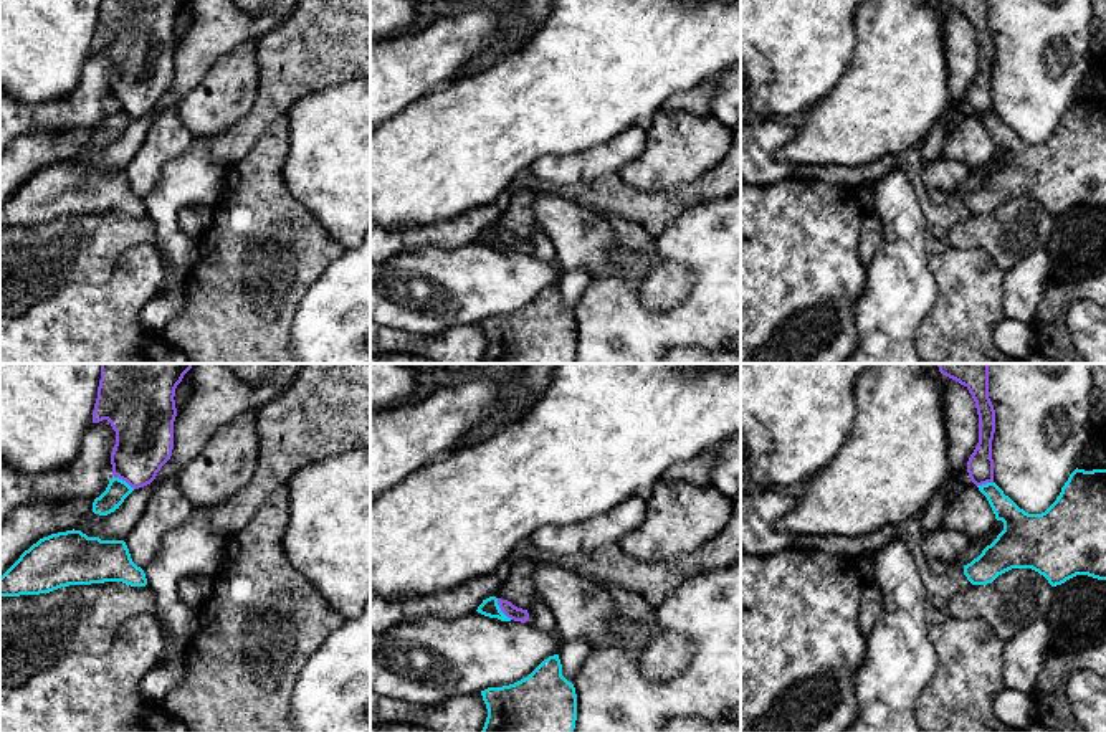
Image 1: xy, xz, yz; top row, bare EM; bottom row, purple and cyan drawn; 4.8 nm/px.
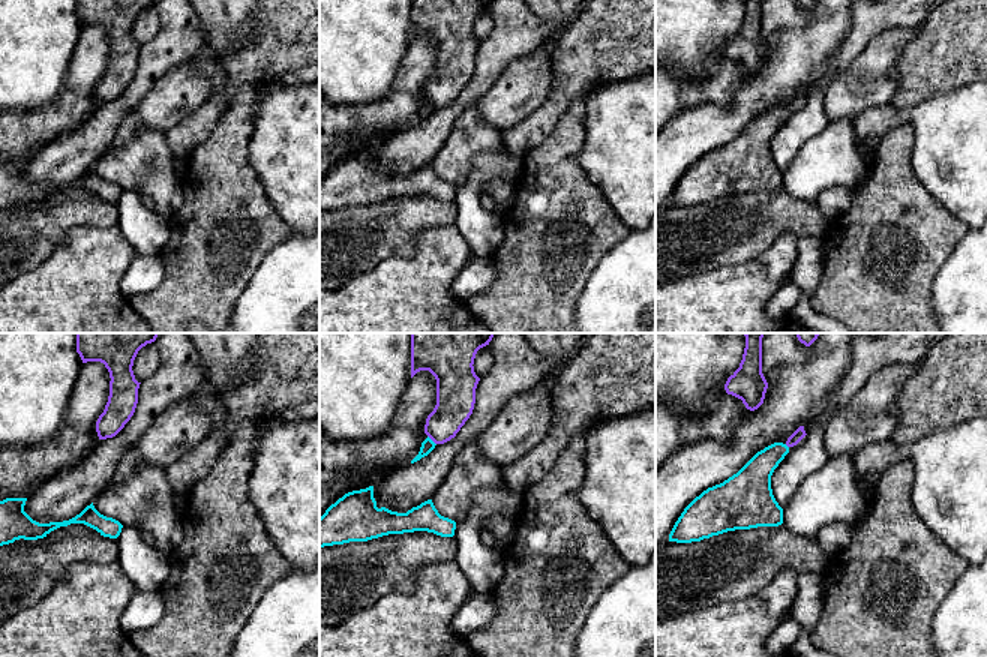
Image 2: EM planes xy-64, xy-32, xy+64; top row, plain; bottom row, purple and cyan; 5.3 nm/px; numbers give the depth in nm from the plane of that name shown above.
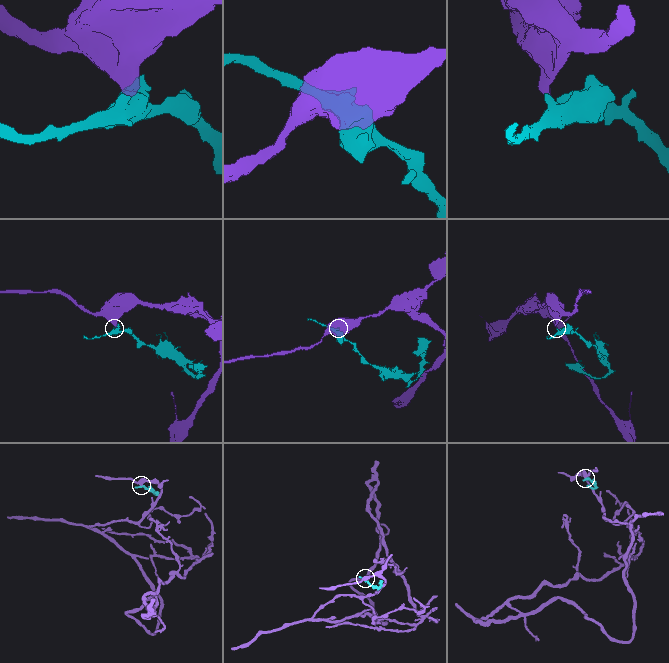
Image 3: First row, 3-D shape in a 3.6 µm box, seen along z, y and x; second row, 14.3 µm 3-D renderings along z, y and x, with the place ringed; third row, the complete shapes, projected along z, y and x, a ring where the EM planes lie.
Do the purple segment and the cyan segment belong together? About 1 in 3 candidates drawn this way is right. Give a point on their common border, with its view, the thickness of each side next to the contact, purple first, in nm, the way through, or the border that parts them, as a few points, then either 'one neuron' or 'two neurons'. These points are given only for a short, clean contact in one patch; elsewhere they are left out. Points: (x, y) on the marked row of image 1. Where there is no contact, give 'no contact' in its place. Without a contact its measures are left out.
contact xz (501, 610); calibres 70 and 90 nm; border xz (496, 598), (496, 603), (511, 618); two neurons

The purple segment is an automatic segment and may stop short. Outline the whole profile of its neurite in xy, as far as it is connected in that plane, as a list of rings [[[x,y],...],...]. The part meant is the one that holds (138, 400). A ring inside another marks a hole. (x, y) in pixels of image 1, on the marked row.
[[[101,364],[93,423],[107,420],[116,431],[112,476],[139,489],[150,484],[174,449],[175,388],[193,364]]]

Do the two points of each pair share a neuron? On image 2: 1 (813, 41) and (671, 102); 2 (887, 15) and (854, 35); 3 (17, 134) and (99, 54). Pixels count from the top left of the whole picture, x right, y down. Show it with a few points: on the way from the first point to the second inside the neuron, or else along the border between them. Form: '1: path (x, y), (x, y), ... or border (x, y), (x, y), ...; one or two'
1: border (747, 74), (735, 101), (729, 105); two
2: path (879, 15), (861, 30); one
3: path (41, 126), (80, 90), (83, 78); one

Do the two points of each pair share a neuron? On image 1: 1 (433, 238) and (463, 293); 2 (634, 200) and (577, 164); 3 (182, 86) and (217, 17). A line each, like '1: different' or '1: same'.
1: different
2: different
3: same

